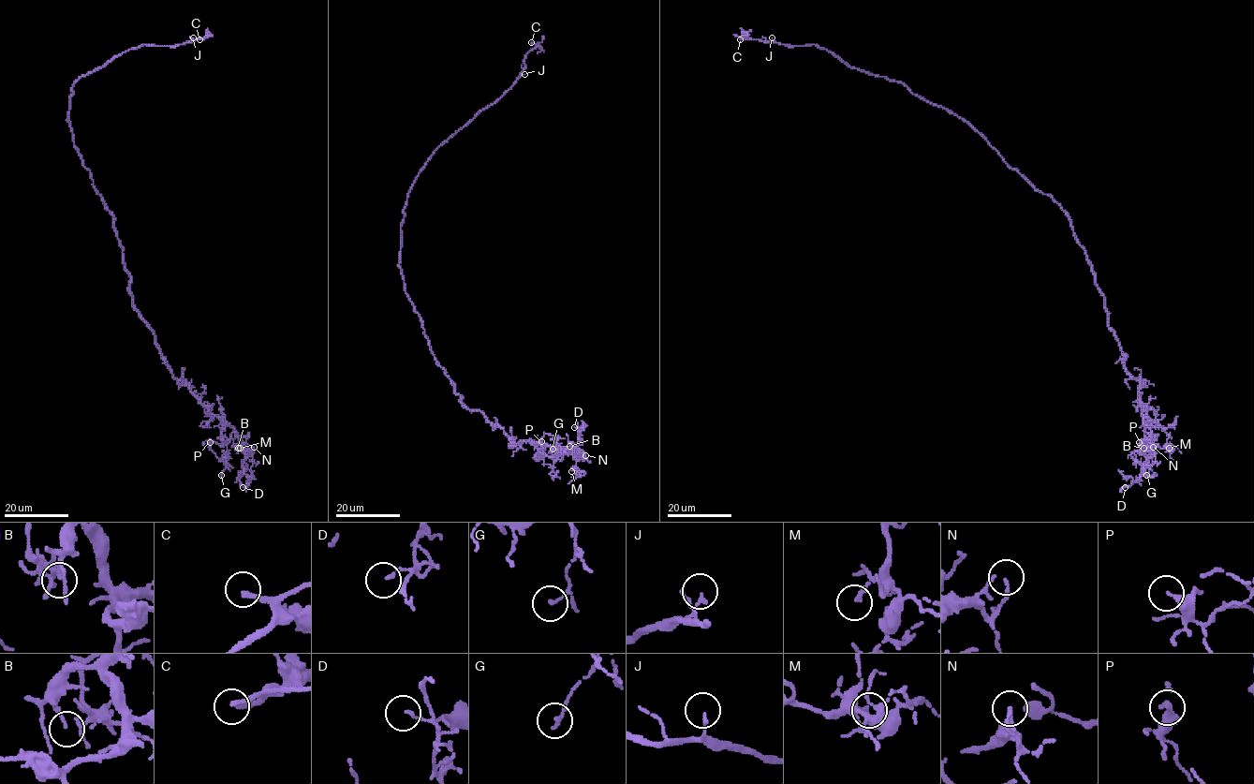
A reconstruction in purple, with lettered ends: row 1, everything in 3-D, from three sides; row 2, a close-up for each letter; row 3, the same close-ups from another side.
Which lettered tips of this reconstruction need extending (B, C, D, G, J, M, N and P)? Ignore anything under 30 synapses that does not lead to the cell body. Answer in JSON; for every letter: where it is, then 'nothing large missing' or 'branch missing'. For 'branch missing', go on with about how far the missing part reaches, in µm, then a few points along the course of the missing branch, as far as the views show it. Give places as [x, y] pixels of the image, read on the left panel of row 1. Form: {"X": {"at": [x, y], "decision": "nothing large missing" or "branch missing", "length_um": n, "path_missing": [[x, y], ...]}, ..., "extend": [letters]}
{"B": {"at": [238, 448], "decision": "nothing large missing"}, "C": {"at": [199, 39], "decision": "branch missing", "length_um": 35, "path_missing": [[199, 39], [187, 38], [184, 46], [220, 10]]}, "D": {"at": [243, 487], "decision": "nothing large missing"}, "G": {"at": [221, 475], "decision": "nothing large missing"}, "J": {"at": [193, 37], "decision": "nothing large missing"}, "M": {"at": [240, 448], "decision": "nothing large missing"}, "N": {"at": [254, 447], "decision": "nothing large missing"}, "P": {"at": [210, 442], "decision": "nothing large missing"}, "extend": ["C"]}

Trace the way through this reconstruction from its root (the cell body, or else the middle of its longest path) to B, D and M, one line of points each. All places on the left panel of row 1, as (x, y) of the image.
B: (95, 189), (113, 217), (134, 309), (153, 332), (171, 374), (233, 429), (240, 437), (238, 448)
D: (95, 189), (113, 217), (133, 307), (153, 332), (160, 355), (243, 444), (250, 478), (243, 487)
M: (95, 189), (113, 217), (134, 309), (153, 332), (171, 374), (233, 429), (244, 447), (240, 448)

